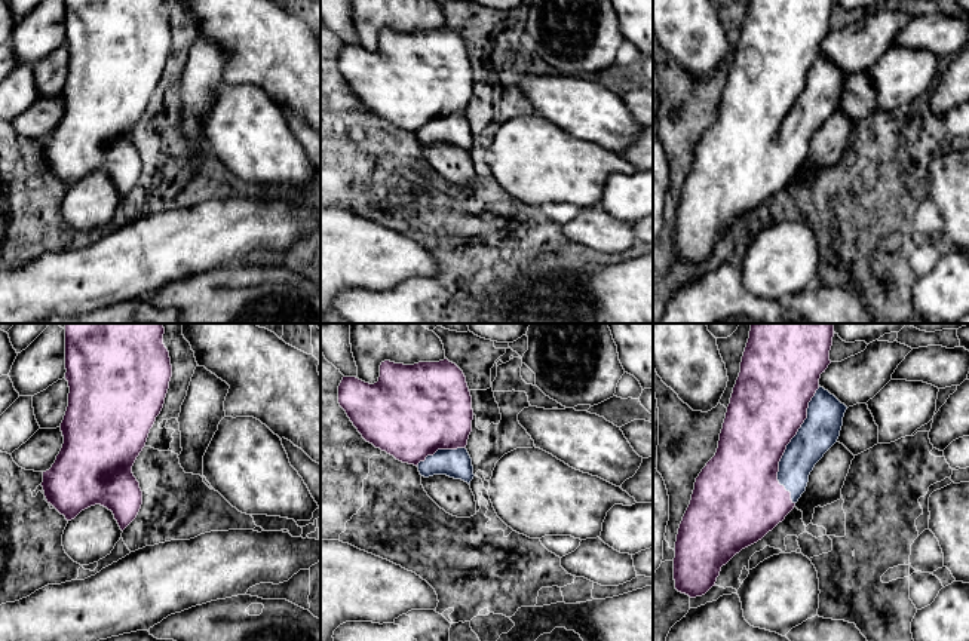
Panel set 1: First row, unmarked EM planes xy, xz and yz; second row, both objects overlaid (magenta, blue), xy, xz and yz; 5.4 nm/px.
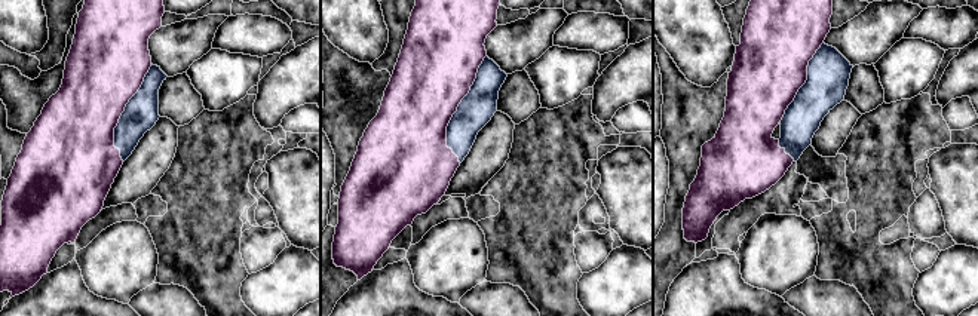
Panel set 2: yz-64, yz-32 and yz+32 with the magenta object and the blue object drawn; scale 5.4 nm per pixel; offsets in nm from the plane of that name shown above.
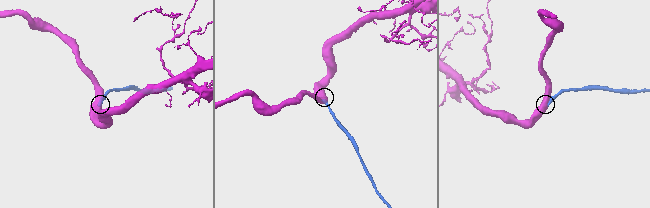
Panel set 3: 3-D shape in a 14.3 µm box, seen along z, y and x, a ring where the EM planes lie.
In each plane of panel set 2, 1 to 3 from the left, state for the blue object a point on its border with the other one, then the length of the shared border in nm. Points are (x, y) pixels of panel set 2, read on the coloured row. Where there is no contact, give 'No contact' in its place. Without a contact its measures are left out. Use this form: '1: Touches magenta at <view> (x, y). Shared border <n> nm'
1: Touches magenta at yz-64 (122, 112). Shared border 550 nm
2: Touches magenta at yz-32 (456, 109). Shared border 600 nm
3: Touches magenta at yz+32 (805, 82). Shared border 500 nm

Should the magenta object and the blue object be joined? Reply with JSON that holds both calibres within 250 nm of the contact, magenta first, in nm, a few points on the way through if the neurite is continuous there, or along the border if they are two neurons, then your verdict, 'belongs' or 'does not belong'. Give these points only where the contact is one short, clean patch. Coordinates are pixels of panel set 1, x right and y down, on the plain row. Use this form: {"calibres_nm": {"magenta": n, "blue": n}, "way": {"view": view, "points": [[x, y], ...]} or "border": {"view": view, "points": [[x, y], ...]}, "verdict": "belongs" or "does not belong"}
{"calibres_nm": {"magenta": 420, "blue": 200}, "verdict": "belongs"}

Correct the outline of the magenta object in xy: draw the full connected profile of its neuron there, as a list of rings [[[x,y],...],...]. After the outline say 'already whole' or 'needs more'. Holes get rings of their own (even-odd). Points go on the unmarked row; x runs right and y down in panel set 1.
[[[65,0],[68,74],[61,91],[64,111],[55,131],[43,139],[43,159],[67,188],[101,172],[113,180],[123,199],[142,172],[132,134],[145,114],[160,82],[172,45],[165,0]]]; already whole

